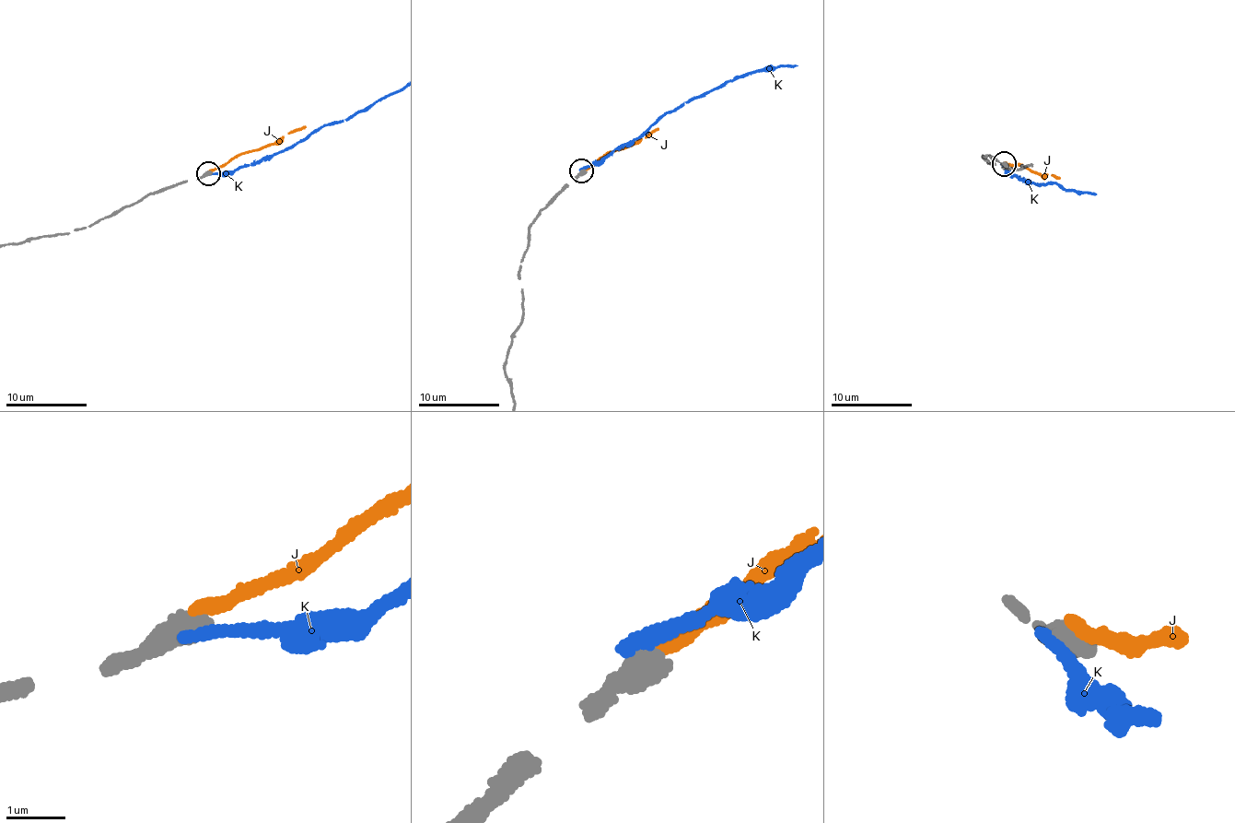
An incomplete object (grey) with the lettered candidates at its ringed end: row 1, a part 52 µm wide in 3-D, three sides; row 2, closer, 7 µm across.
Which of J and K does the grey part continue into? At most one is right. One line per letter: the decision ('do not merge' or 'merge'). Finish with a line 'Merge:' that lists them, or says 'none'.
J: do not merge
K: do not merge
Merge: none

